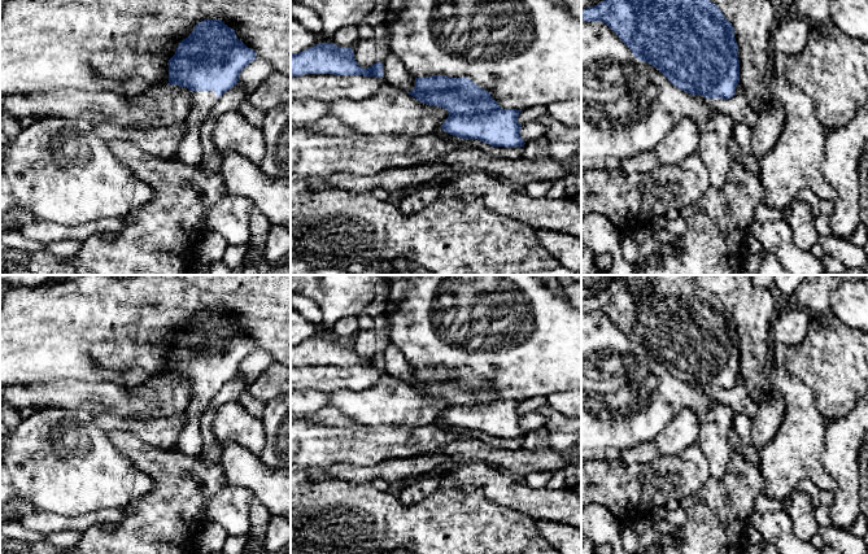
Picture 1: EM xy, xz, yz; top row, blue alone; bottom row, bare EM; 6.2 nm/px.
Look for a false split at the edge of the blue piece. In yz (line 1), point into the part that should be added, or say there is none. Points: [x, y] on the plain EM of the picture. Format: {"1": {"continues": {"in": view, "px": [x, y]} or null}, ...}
{"1": {"continues": null}}

